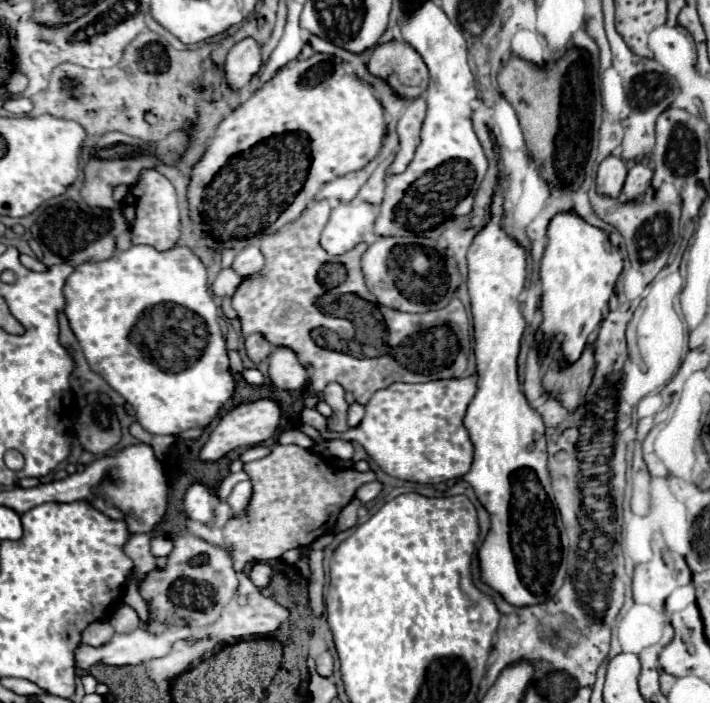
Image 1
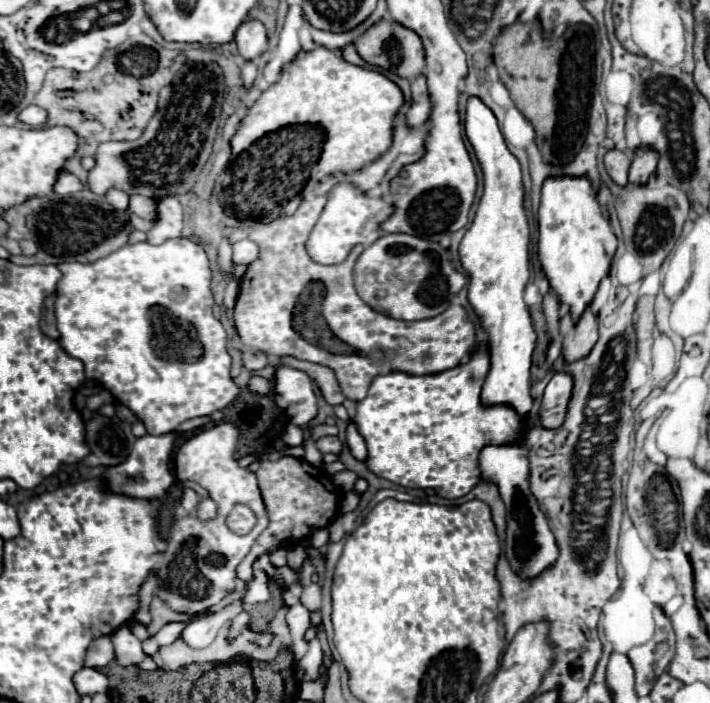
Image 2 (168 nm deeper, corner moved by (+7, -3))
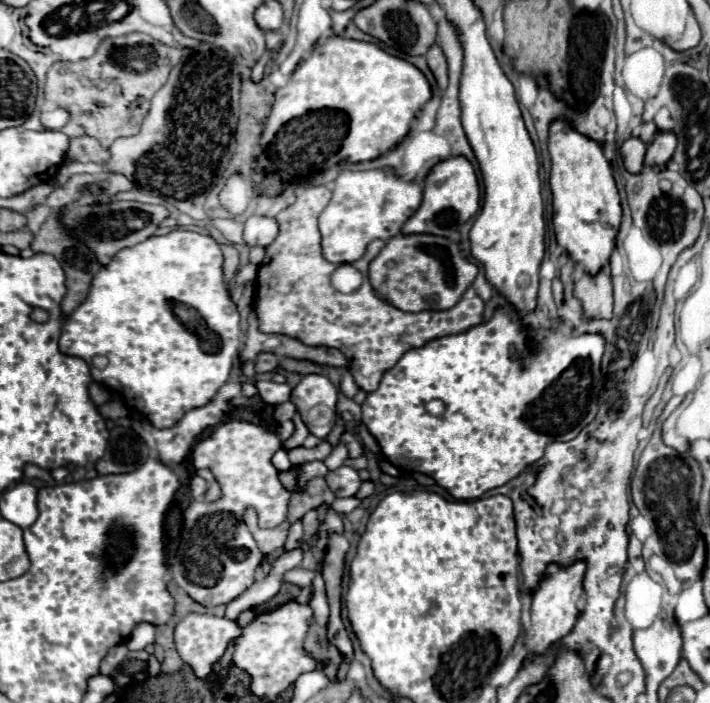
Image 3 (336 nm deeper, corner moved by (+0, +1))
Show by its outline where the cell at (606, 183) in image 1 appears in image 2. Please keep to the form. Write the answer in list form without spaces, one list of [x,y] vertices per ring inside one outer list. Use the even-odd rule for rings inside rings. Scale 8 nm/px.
[[[611,149],[611,151],[605,155],[603,165],[605,165],[605,171],[609,173],[609,177],[611,177],[619,187],[625,187],[625,185],[627,185],[627,171],[629,171],[629,165],[631,165],[629,153]]]

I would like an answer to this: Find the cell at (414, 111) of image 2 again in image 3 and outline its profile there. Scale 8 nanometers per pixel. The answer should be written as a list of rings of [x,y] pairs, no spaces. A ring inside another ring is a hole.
[[[432,45],[426,53],[426,61],[438,81],[438,87],[444,91],[448,85],[448,63],[446,63],[446,55],[438,45]]]

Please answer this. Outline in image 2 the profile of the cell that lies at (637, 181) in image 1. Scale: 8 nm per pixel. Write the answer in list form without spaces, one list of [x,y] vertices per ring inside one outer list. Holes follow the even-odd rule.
[[[647,149],[643,155],[635,155],[629,167],[629,183],[647,183],[657,167],[657,153]]]

